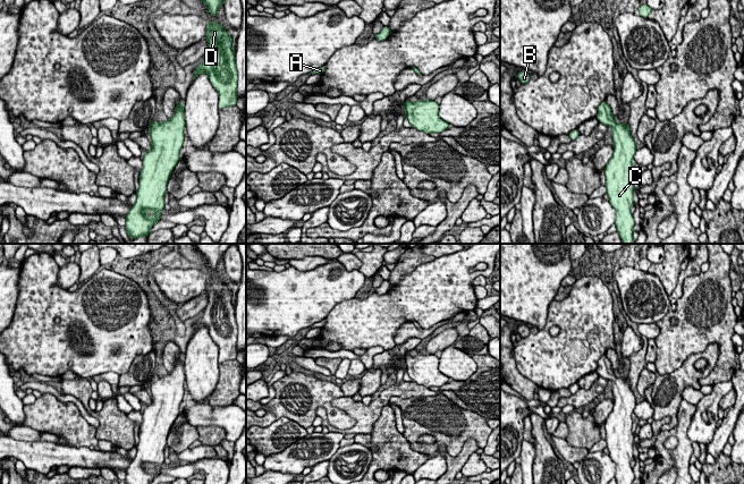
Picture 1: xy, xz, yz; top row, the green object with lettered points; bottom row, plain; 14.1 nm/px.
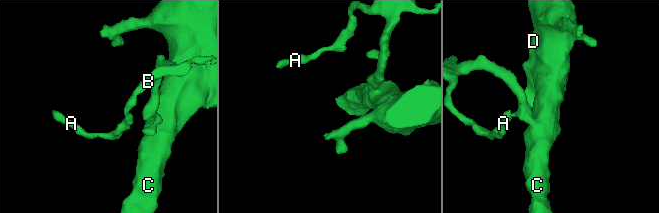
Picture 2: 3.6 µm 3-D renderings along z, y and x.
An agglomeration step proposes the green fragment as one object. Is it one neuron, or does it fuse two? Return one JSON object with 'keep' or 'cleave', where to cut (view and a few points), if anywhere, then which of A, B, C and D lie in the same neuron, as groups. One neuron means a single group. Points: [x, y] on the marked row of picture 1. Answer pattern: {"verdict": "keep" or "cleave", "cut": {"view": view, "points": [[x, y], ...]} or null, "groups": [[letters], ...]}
{"verdict": "keep", "cut": null, "groups": [["A", "B", "C", "D"]]}

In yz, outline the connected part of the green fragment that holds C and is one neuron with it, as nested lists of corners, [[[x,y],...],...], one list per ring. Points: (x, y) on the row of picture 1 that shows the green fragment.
[[[606,100],[598,108],[597,119],[612,128],[614,153],[604,168],[604,176],[609,203],[616,212],[615,226],[623,244],[634,244],[635,221],[631,206],[634,205],[632,172],[636,144],[629,133],[628,122],[617,124]]]

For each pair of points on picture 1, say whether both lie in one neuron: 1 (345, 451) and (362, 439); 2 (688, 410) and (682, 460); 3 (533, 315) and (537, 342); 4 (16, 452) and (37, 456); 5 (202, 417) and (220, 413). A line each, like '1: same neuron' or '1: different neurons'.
1: different neurons
2: same neuron
3: different neurons
4: same neuron
5: same neuron

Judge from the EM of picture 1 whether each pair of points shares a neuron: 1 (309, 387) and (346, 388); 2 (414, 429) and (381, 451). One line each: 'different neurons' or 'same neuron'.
1: different neurons
2: different neurons

